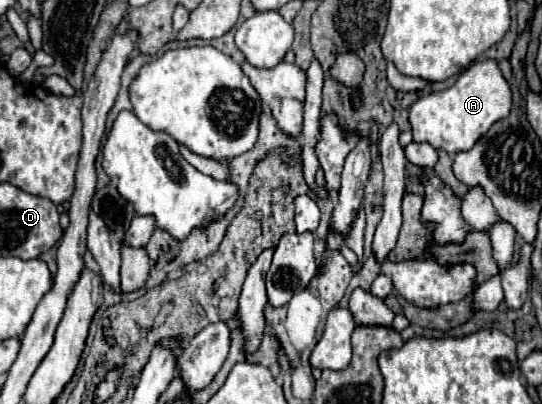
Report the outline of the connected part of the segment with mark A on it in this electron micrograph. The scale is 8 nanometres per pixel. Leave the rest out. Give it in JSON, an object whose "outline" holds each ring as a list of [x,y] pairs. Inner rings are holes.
{"outline":[[[474,61],[452,87],[424,95],[410,107],[414,141],[430,143],[434,149],[444,149],[448,153],[468,151],[492,127],[492,123],[504,119],[510,113],[510,107],[512,91],[498,69],[498,61]]]}

